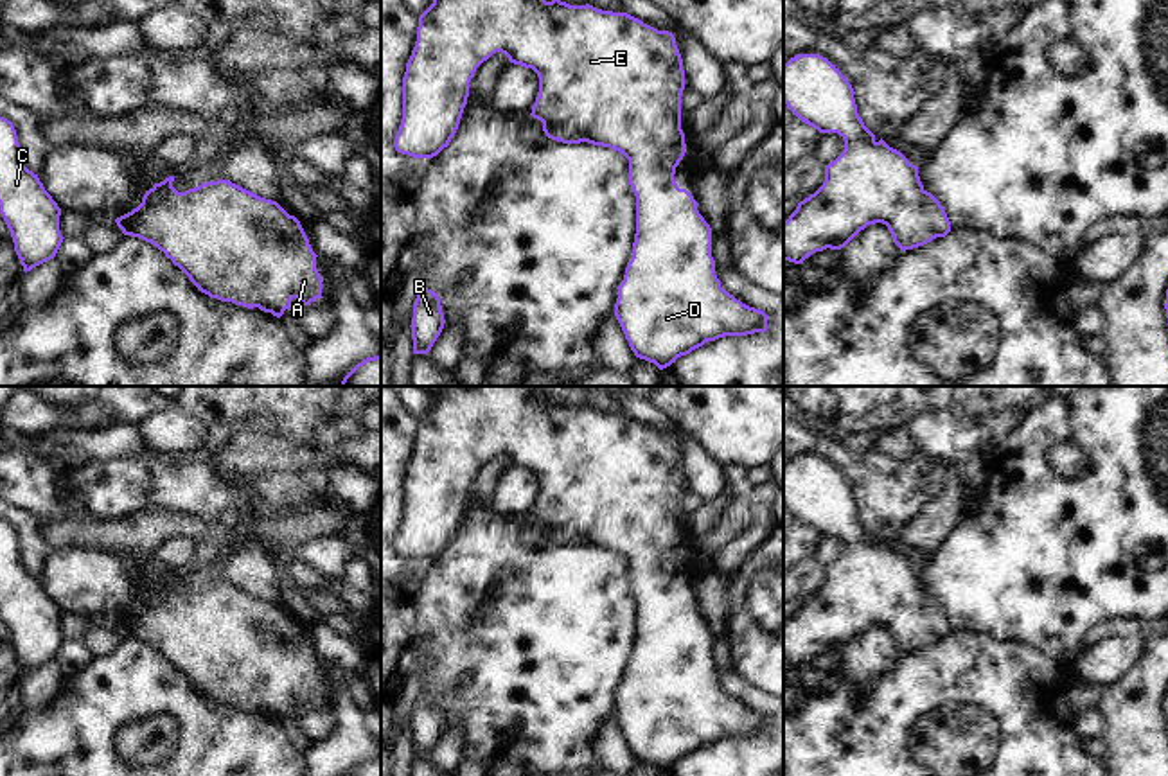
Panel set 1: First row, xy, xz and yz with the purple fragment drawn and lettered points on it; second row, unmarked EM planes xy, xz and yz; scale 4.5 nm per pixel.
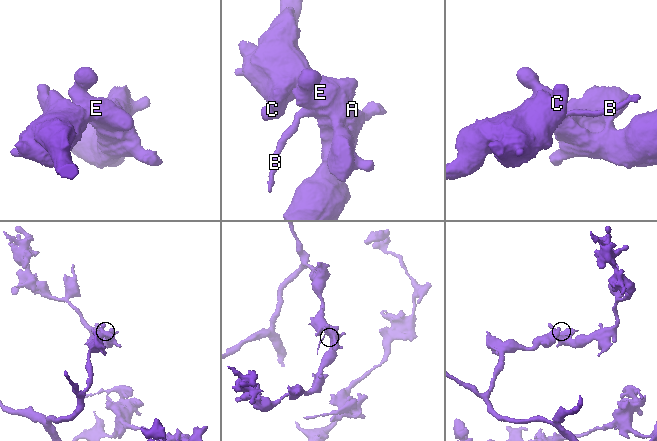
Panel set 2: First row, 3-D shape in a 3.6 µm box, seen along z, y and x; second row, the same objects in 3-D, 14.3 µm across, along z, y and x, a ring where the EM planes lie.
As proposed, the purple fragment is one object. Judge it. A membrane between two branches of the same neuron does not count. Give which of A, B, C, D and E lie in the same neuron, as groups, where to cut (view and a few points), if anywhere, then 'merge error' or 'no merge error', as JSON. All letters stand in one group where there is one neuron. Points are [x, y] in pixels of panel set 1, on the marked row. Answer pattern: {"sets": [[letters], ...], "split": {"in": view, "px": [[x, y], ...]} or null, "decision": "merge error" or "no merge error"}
{"sets": [["A", "B", "C", "D", "E"]], "split": null, "decision": "no merge error"}

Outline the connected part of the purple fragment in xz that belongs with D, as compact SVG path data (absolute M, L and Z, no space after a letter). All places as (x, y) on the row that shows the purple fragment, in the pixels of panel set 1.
M433 0L419 16L417 41L403 77L403 120L394 147L413 158L433 158L455 137L469 97L476 68L501 52L510 63L532 68L539 92L532 117L543 122L548 138L562 144L588 142L622 153L629 160L629 185L636 196L636 234L633 257L618 286L615 316L636 357L659 370L676 363L706 341L724 336L748 336L767 331L767 314L749 307L721 287L712 257L712 228L697 210L697 201L679 189L674 174L686 153L681 129L681 93L685 70L676 38L627 13L602 11L589 4L561 0Z

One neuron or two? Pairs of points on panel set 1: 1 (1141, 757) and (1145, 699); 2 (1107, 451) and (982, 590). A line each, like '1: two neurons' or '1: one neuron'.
1: one neuron
2: one neuron

